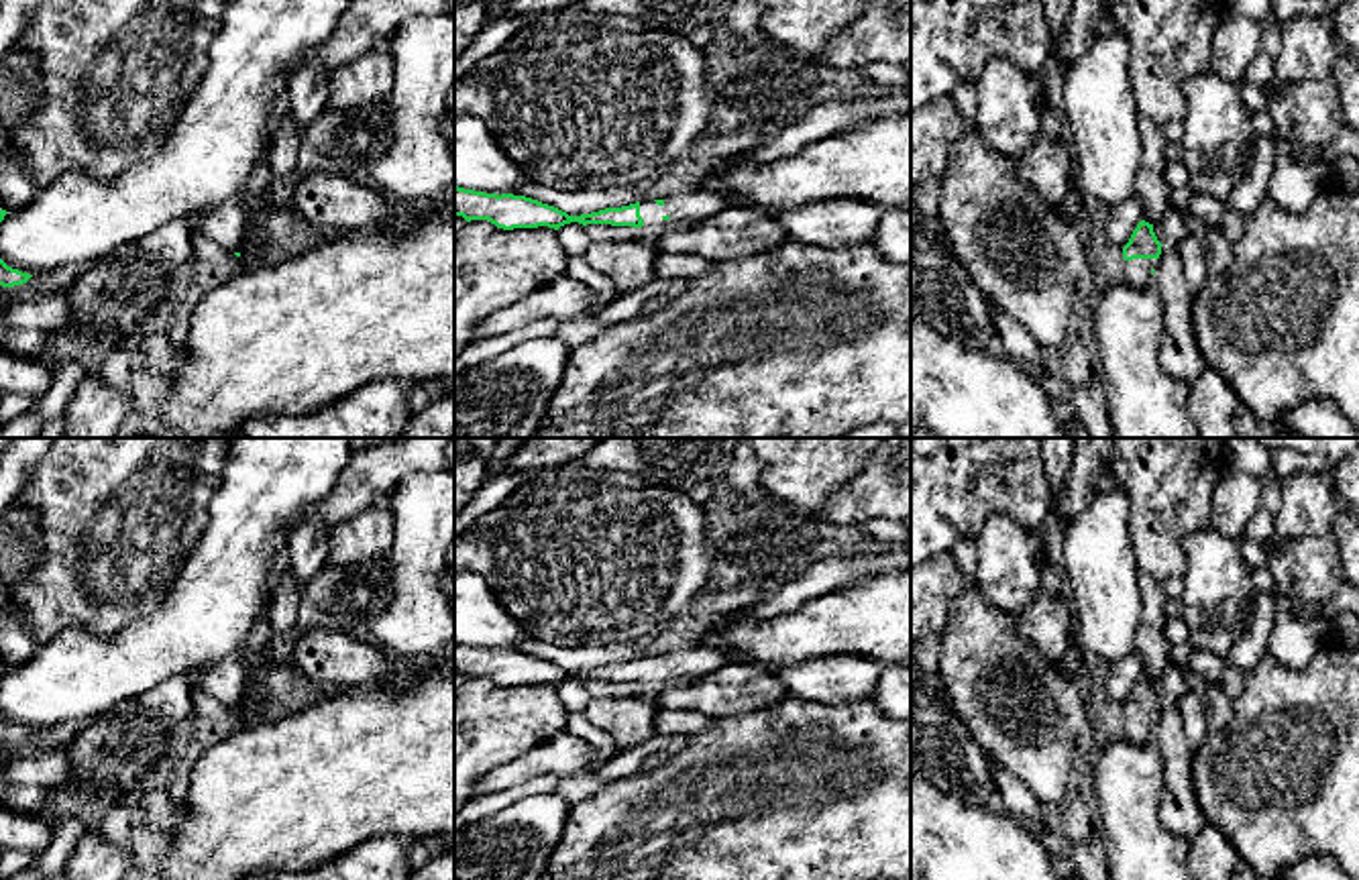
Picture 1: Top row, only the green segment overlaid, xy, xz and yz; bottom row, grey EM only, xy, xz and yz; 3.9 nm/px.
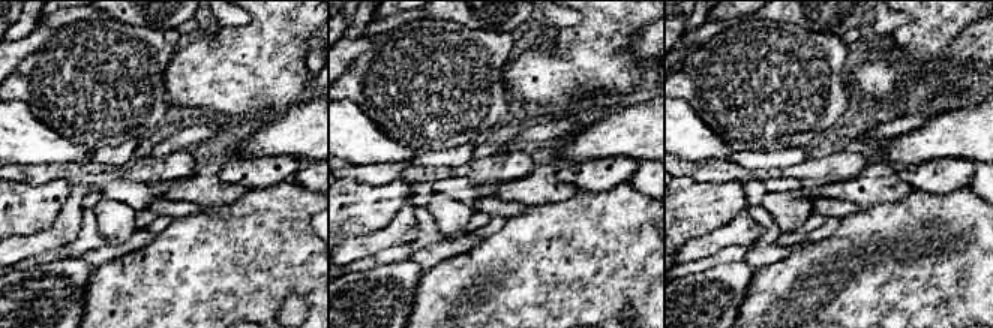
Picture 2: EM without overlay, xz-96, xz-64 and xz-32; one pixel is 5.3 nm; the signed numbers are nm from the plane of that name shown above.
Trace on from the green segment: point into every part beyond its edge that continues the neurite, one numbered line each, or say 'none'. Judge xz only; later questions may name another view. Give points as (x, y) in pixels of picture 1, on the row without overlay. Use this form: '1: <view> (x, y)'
1: xz (689, 663)

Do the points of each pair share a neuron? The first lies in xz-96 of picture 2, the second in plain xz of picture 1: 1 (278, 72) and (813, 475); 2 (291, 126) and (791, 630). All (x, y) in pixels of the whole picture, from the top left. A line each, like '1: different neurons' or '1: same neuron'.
1: same neuron
2: same neuron

